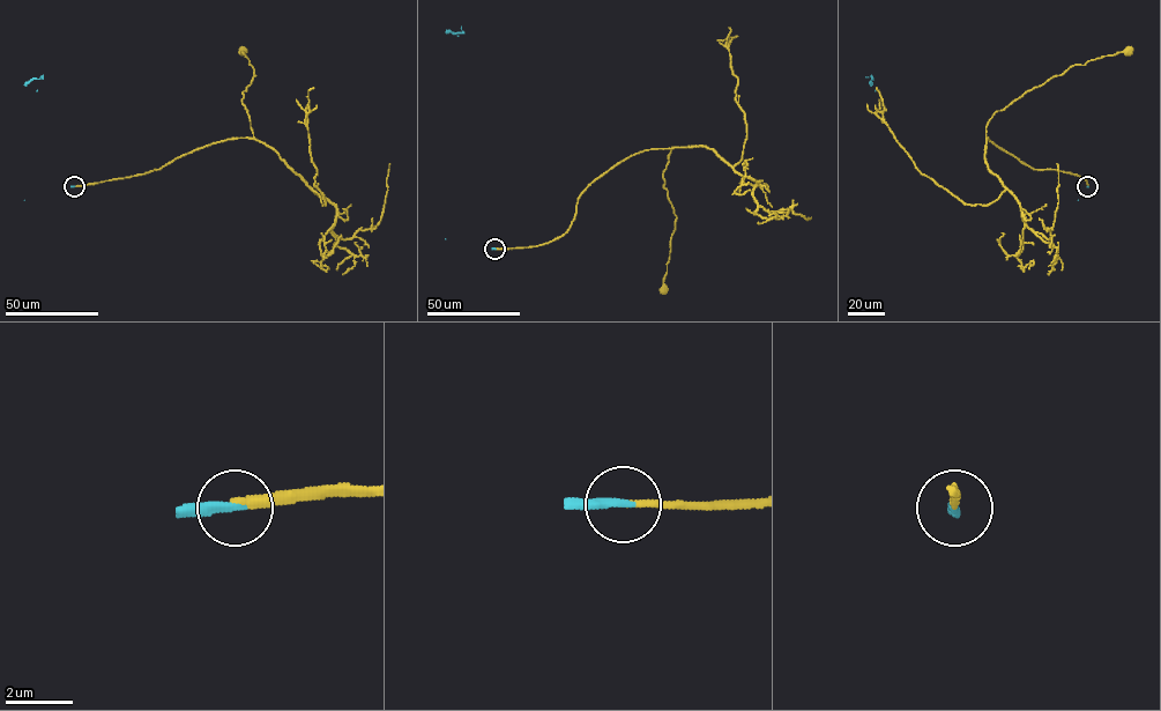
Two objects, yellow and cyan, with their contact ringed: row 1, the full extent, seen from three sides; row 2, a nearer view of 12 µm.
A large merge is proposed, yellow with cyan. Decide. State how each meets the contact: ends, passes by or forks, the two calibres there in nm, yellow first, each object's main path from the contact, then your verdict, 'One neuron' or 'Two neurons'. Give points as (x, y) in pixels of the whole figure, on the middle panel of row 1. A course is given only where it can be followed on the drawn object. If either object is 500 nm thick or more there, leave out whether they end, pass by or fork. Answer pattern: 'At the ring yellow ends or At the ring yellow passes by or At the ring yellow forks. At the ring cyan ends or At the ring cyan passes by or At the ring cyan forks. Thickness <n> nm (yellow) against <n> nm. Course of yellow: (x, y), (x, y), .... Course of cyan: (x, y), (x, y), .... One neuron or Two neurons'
At the ring yellow ends. At the ring cyan ends. Thickness 240 nm (yellow) against 280 nm. Course of yellow: (495, 249), (558, 238), (593, 182), (633, 155), (675, 146), (663, 177), (676, 217), (663, 291). Course of cyan: (495, 249), (491, 249), (458, 36), (445, 239). One neuron

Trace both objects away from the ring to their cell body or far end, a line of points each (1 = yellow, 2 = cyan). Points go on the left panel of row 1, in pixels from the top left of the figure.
1: (74, 186), (141, 175), (211, 143), (253, 138), (242, 100), (243, 93), (255, 75), (243, 51)
2: (74, 186), (71, 186), (37, 91), (24, 200)

